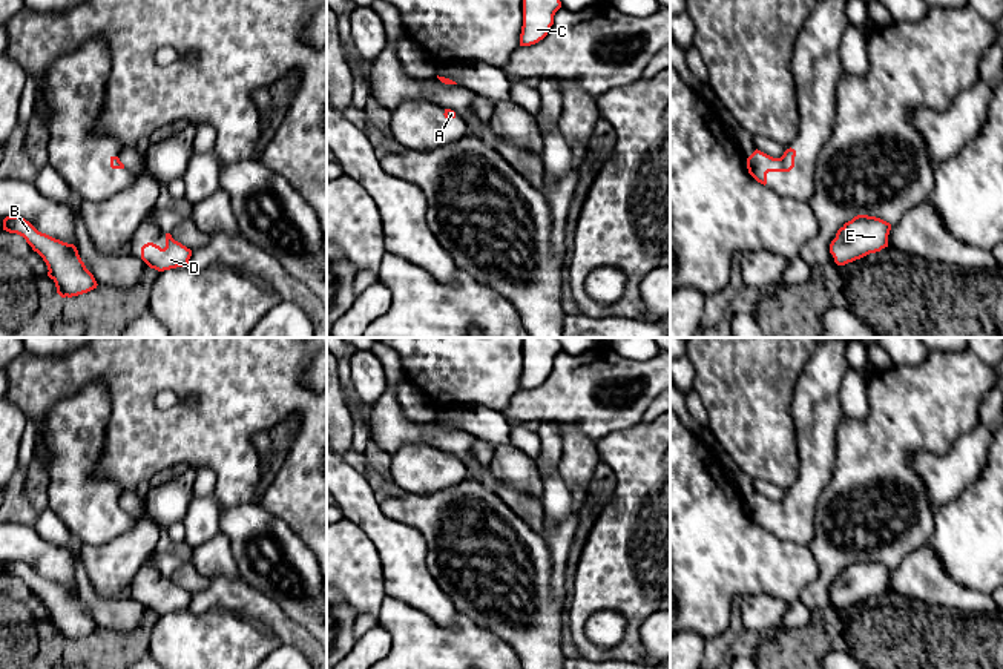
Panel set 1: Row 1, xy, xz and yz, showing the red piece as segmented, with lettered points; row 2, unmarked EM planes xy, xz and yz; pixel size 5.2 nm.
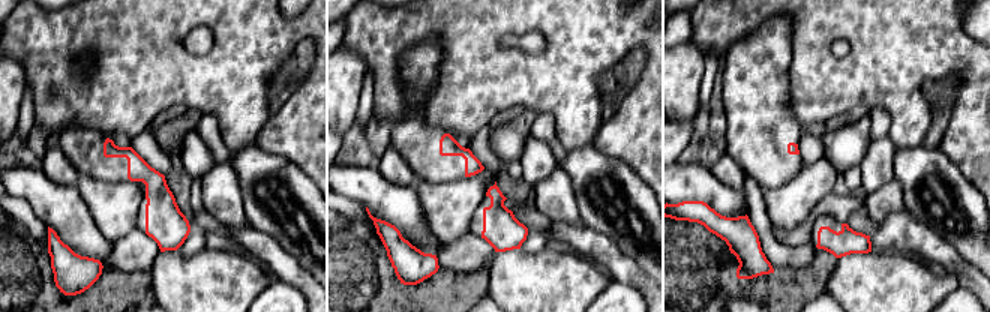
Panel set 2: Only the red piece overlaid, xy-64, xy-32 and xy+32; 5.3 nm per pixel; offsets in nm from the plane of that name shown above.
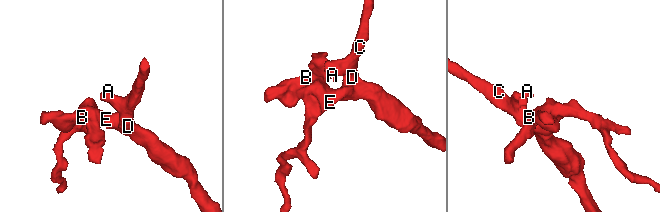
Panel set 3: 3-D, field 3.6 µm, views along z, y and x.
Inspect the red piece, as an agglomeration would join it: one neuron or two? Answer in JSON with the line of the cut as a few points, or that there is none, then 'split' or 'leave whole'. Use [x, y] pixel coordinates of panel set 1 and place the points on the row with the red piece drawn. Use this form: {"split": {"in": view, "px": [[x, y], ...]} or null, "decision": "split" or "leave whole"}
{"split": null, "decision": "leave whole"}

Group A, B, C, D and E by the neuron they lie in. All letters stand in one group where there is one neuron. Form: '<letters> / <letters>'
A B C D E

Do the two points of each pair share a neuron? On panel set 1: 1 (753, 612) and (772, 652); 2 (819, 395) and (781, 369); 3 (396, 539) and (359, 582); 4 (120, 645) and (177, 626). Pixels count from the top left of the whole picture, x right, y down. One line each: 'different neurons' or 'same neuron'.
1: different neurons
2: different neurons
3: different neurons
4: different neurons

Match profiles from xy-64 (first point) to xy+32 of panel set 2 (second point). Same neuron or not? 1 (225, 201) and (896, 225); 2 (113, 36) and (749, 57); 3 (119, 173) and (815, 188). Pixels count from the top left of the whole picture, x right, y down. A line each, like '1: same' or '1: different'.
1: different
2: different
3: different

